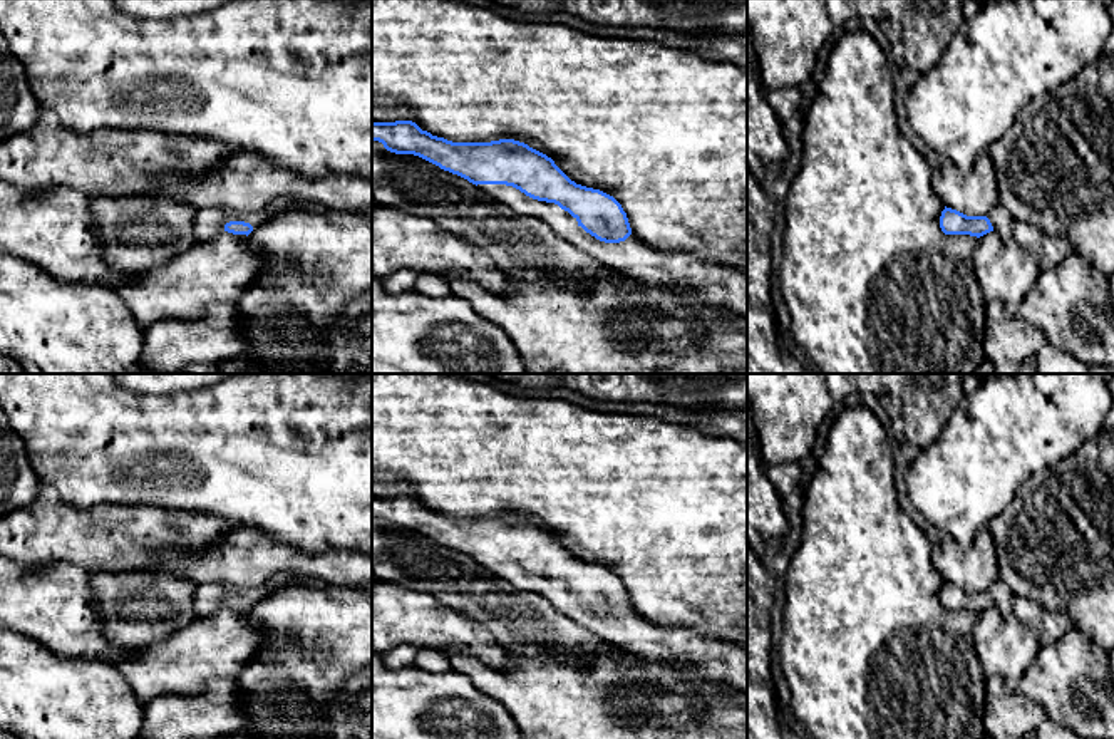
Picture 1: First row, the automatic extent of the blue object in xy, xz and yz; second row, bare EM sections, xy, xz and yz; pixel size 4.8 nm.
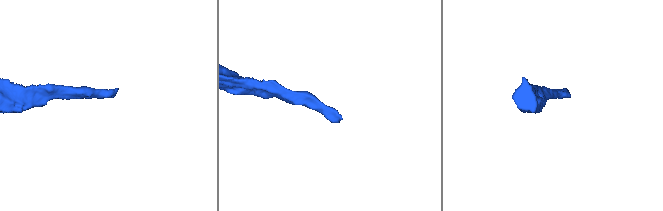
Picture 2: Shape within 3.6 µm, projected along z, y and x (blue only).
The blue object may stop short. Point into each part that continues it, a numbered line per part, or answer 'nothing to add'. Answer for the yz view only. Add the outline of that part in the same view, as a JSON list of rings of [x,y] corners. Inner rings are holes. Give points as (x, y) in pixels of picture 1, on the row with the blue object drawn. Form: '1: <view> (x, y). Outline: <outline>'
1: yz (1000, 218). Outline: [[[1000,203],[990,209],[990,213],[987,214],[987,218],[992,223],[993,231],[1005,243],[1012,243],[1013,241],[1013,236],[1012,236],[1013,218],[1012,218],[1012,214]]]

